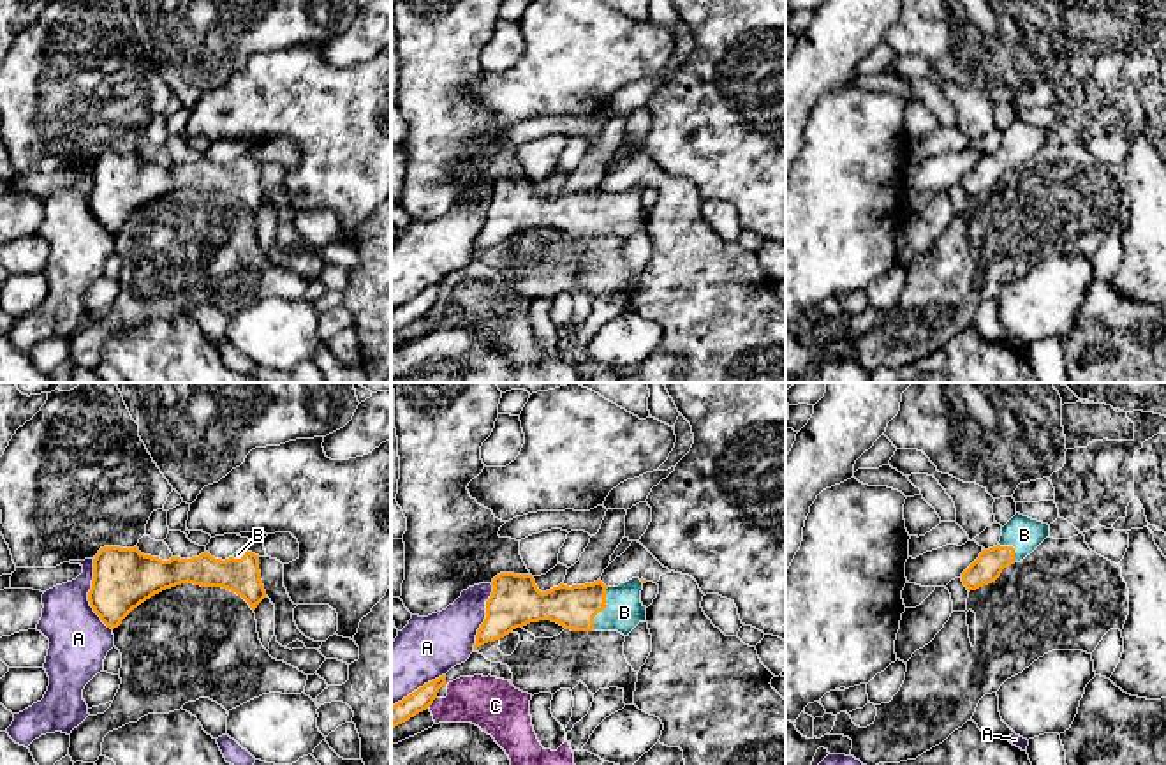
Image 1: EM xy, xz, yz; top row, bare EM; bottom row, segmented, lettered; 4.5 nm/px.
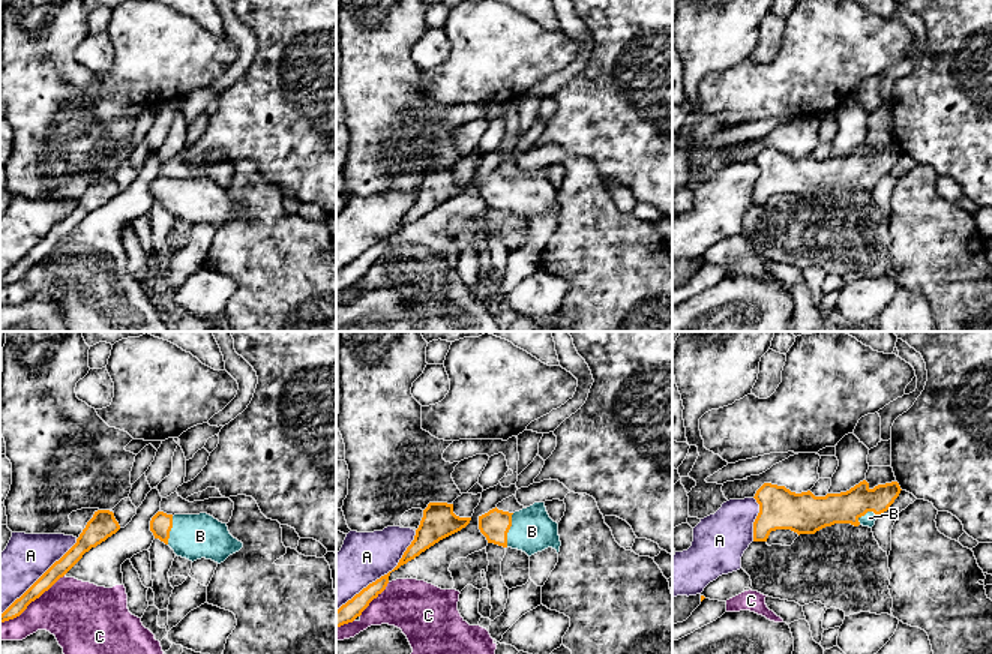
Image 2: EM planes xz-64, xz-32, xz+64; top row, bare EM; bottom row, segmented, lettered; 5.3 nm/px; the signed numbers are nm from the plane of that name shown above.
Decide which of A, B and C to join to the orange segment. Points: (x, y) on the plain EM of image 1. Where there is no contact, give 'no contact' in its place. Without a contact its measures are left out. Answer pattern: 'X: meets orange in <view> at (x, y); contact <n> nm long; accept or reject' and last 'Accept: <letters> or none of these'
A: meets orange in xy at (88, 200); contact 340 nm long; reject
B: meets orange in xz at (603, 214); contact 220 nm long; accept
C: meets orange in xz at (432, 307); contact 70 nm long; reject
Accept: B

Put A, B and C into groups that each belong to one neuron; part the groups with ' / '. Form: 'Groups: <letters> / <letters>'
Groups: A / B / C

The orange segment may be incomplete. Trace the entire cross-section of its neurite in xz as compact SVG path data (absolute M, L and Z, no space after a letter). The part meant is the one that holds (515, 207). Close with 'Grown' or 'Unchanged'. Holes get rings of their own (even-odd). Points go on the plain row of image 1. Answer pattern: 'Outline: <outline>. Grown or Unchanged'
Outline: M500 178L491 190L474 256L539 226L551 226L571 236L618 236L624 241L646 227L639 183L618 192L606 192L601 185L572 192L560 189L541 197L532 180Z. Grown

